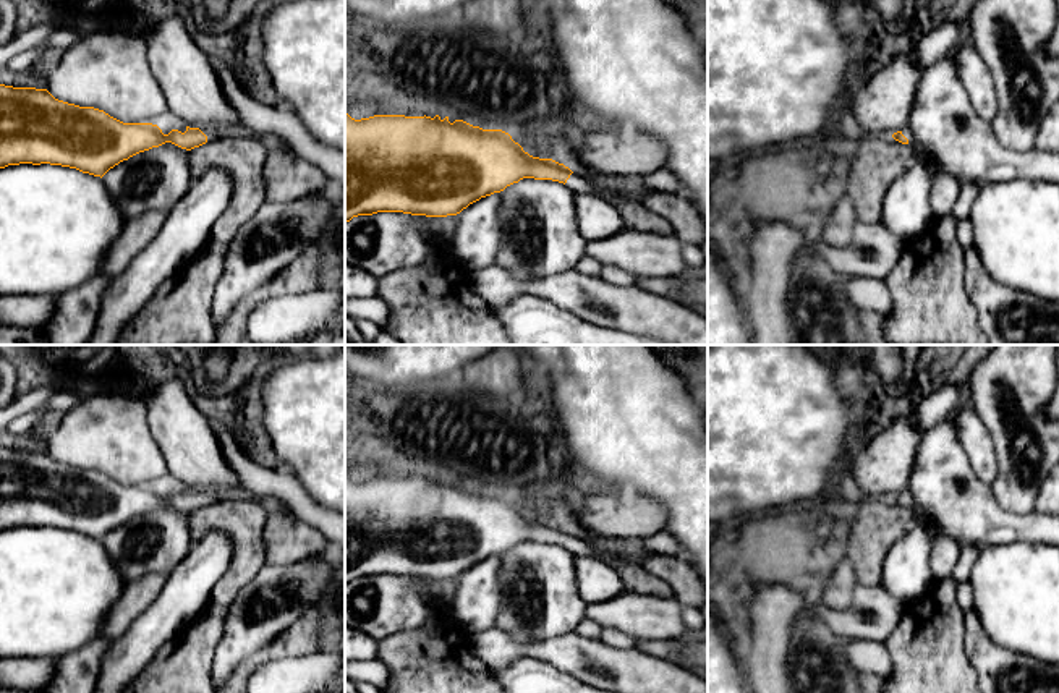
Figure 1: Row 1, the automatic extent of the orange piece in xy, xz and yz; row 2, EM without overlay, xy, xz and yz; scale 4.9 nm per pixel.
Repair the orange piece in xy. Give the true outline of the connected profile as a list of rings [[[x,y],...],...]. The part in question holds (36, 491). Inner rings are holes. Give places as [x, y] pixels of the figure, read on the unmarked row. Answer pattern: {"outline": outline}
{"outline": [[[0,447],[0,531],[50,526],[102,541],[120,525],[165,505],[191,513],[223,497],[227,494],[220,489],[180,489],[164,497],[157,487],[123,486],[104,473],[58,463],[47,452]]]}

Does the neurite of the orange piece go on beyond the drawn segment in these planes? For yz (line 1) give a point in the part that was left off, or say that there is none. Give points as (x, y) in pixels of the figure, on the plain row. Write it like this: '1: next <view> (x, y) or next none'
1: next yz (907, 494)

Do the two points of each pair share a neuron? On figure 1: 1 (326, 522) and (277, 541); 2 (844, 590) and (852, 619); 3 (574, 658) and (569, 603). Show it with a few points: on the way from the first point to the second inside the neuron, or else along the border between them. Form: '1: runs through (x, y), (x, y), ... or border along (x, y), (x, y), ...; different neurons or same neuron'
1: border along (292, 510), (314, 527), (327, 541); different neurons
2: border along (857, 583), (846, 607), (829, 609), (823, 604); different neurons
3: border along (574, 630), (535, 640); different neurons

